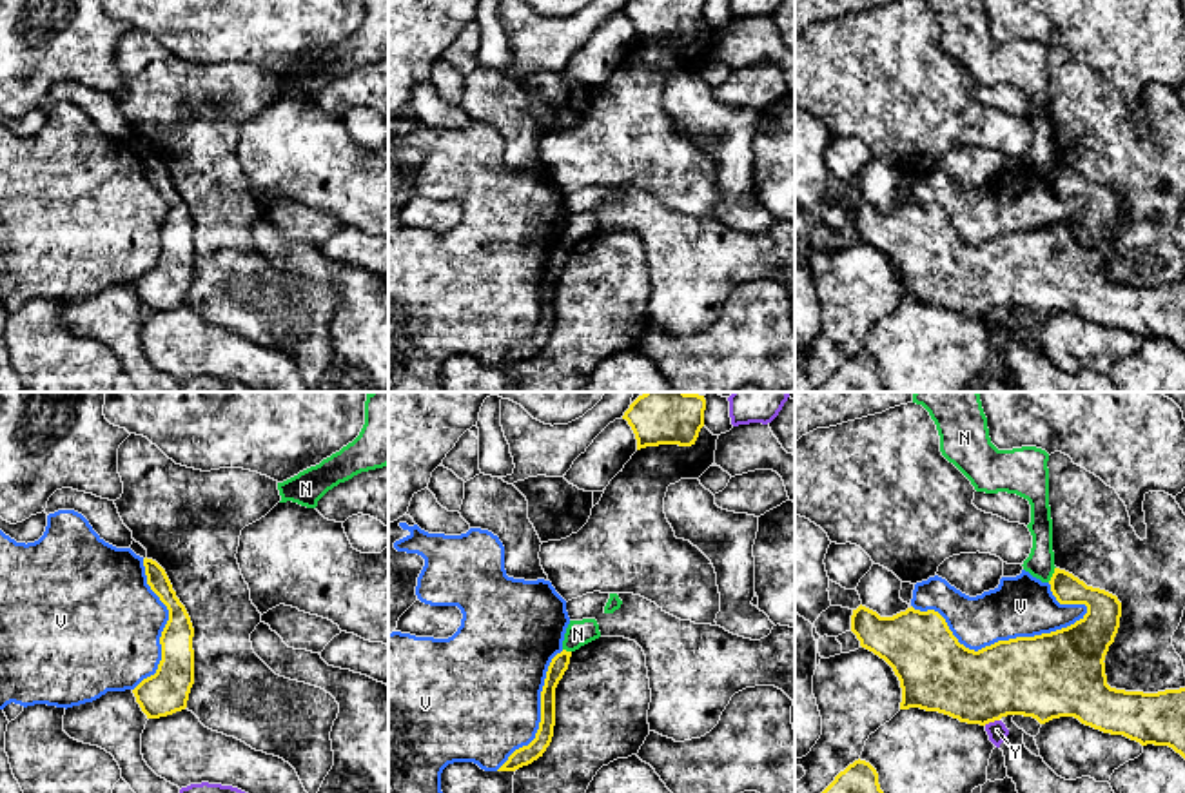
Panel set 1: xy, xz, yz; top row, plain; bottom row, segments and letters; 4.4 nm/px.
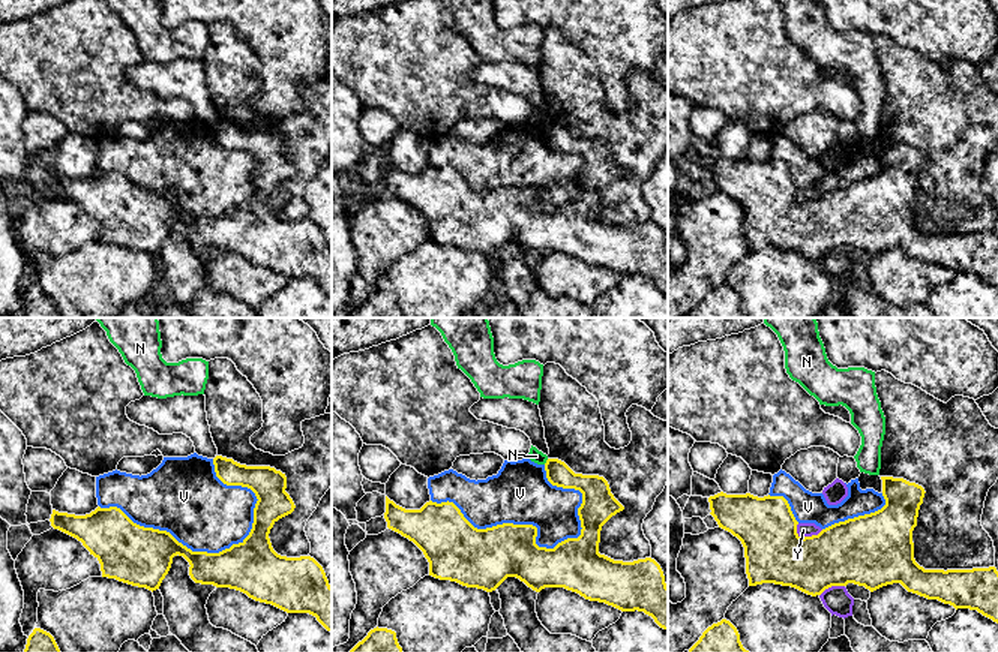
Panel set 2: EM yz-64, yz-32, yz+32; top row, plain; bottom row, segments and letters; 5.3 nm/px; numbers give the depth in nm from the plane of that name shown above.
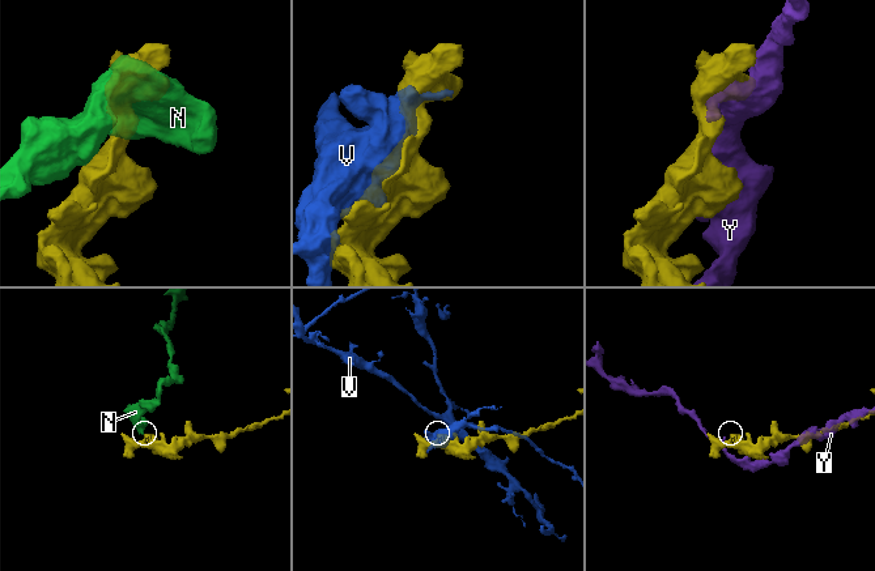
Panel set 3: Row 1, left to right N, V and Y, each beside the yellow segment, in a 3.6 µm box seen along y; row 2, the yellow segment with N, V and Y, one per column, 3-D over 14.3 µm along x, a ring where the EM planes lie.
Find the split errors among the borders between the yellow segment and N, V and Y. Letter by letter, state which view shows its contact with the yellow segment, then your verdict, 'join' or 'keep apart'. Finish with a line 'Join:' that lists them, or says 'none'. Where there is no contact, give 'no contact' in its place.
N: yz | keep apart
V: yz | keep apart
Y: yz | keep apart
Join: none

